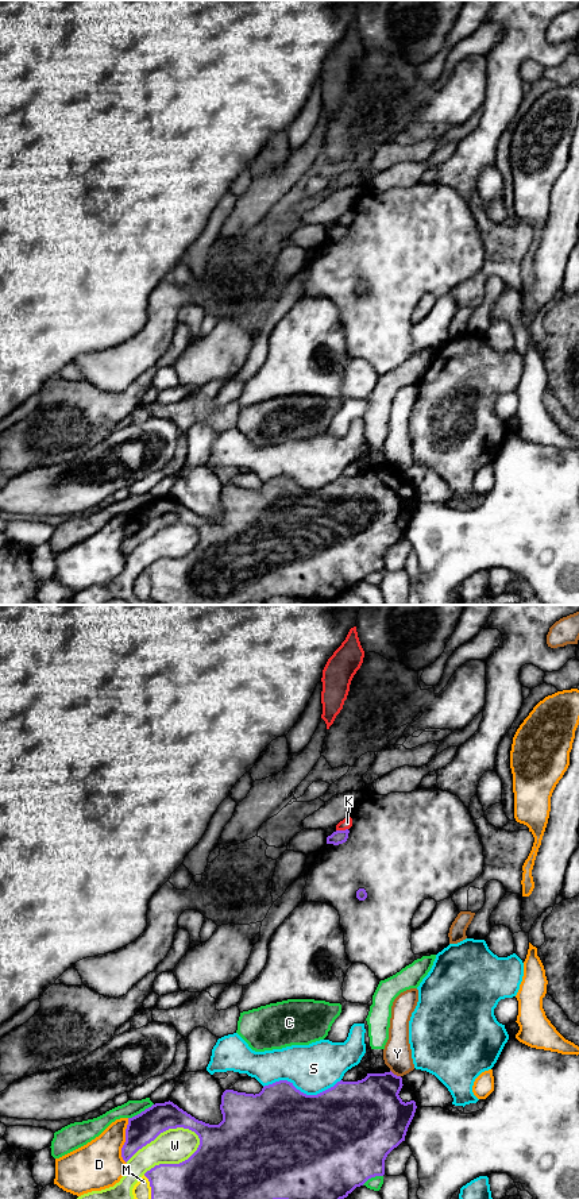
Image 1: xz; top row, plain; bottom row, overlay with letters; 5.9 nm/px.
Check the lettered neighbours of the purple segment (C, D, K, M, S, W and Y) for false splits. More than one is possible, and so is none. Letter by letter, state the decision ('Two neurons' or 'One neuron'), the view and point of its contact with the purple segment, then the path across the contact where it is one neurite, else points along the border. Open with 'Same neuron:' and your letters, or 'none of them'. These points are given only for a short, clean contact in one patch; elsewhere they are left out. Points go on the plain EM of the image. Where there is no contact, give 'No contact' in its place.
Same neuron: none of them
C: Two neurons. Touches purple at xz (142, 507)
D: Two neurons. Touches purple at xz (126, 536)
K: Two neurons. Touches purple at xz (342, 226). Boundary: xz (347, 223), (336, 226)
M: Two neurons. Touches purple at xz (151, 583)
S: Two neurons. Touches purple at xz (301, 488)
W: Two neurons. Touches purple at xz (162, 527)
Y: Two neurons. Touches purple at xz (396, 470)

